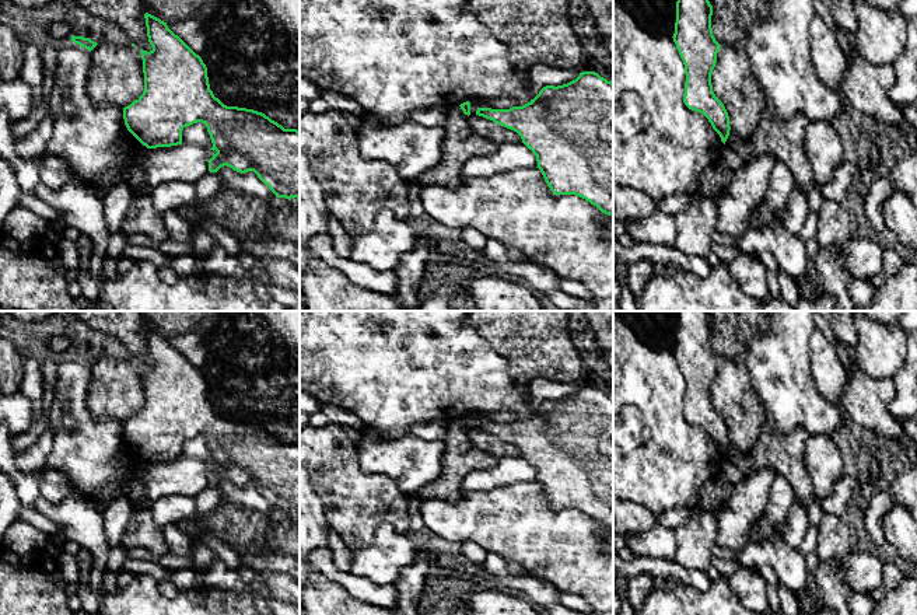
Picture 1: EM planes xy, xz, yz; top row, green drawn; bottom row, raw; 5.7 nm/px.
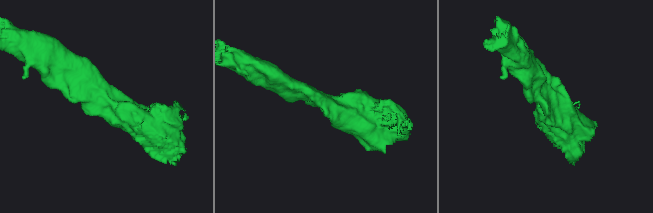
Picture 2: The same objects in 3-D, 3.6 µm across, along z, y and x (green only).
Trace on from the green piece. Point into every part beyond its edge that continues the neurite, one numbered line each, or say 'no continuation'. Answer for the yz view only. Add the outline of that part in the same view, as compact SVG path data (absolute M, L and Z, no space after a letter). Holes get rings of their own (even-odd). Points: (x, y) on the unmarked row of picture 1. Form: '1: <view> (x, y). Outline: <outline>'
no continuation

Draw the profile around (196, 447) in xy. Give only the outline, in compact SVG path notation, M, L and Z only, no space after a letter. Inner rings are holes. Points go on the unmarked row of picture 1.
M197 436L182 444L182 458L195 458L203 462L211 462L213 457L204 437Z

